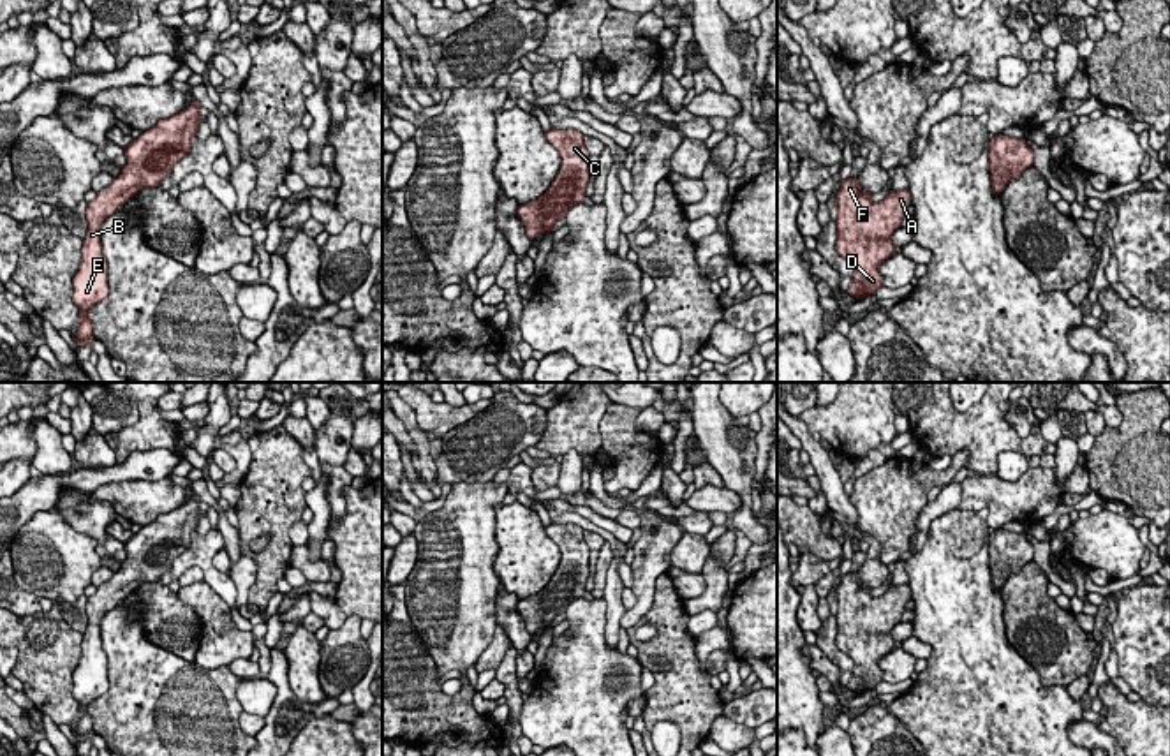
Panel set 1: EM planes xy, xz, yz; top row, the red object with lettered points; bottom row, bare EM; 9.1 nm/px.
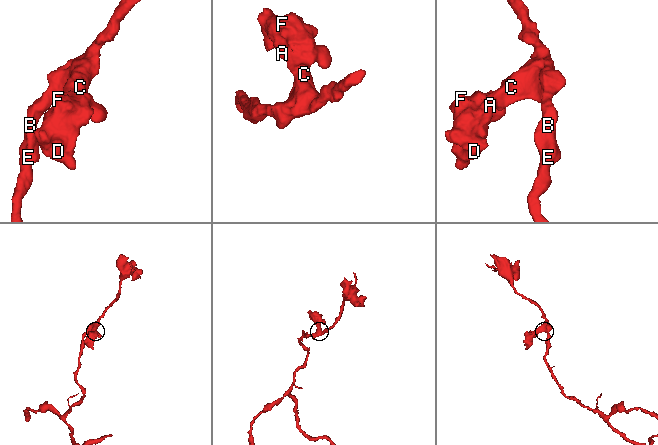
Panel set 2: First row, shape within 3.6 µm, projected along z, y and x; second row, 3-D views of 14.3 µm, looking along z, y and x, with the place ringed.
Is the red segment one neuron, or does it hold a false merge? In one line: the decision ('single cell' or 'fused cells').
single cell

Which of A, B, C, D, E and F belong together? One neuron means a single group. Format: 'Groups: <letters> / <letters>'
Groups: A B C D E F

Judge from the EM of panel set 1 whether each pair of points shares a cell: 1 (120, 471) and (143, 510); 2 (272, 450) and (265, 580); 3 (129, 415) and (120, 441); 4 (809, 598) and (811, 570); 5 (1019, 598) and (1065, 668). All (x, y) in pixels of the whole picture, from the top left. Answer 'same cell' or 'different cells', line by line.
1: different cells
2: same cell
3: different cells
4: different cells
5: same cell

